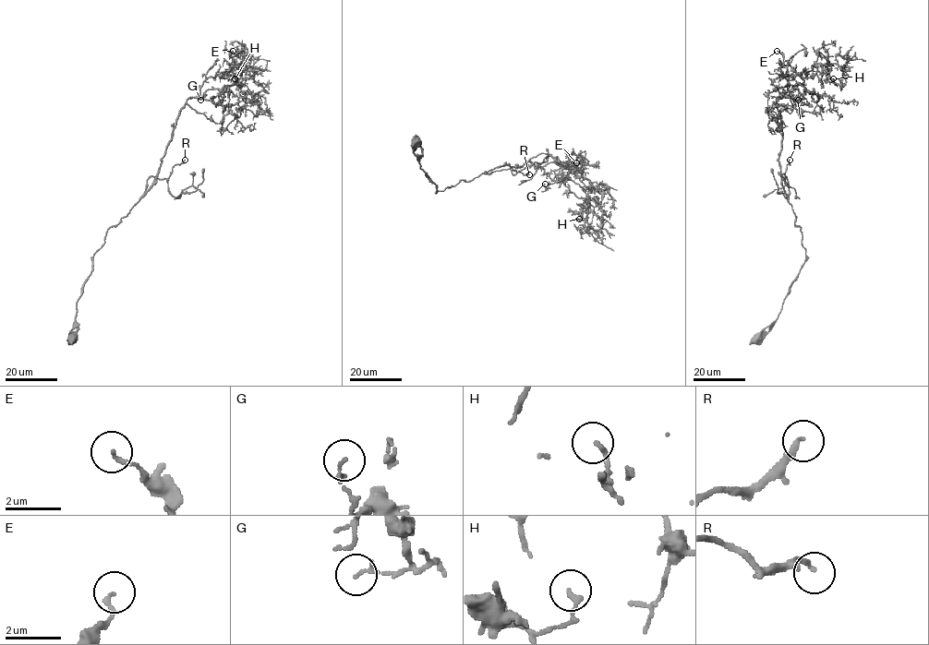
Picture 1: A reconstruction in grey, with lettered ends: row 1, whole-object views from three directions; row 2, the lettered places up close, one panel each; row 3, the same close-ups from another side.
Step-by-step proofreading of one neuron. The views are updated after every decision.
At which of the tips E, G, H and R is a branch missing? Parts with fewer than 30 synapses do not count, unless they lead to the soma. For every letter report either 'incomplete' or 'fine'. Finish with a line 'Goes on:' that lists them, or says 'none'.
E: fine
G: fine
H: fine
R: incomplete
Goes on: R

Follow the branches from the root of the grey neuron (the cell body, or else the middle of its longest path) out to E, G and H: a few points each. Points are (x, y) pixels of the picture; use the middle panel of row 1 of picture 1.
E: (416, 144), (420, 168), (437, 190), (505, 163), (529, 161), (547, 173), (577, 168), (576, 162)
G: (416, 144), (420, 168), (437, 190), (528, 161), (560, 167), (564, 175), (545, 184)
H: (416, 144), (420, 168), (437, 190), (529, 161), (545, 173), (553, 171), (586, 201), (579, 219)

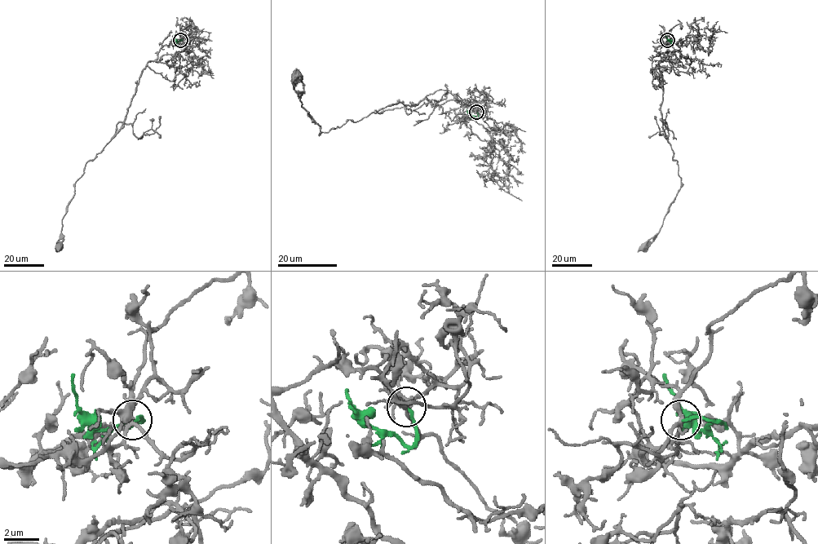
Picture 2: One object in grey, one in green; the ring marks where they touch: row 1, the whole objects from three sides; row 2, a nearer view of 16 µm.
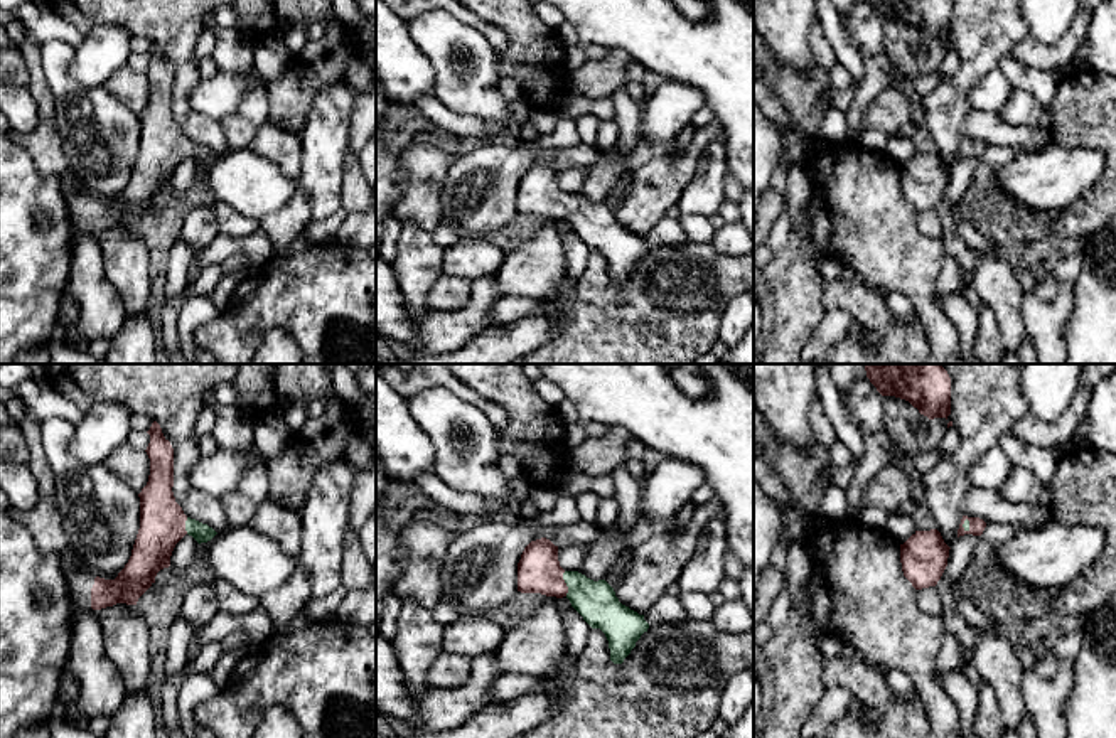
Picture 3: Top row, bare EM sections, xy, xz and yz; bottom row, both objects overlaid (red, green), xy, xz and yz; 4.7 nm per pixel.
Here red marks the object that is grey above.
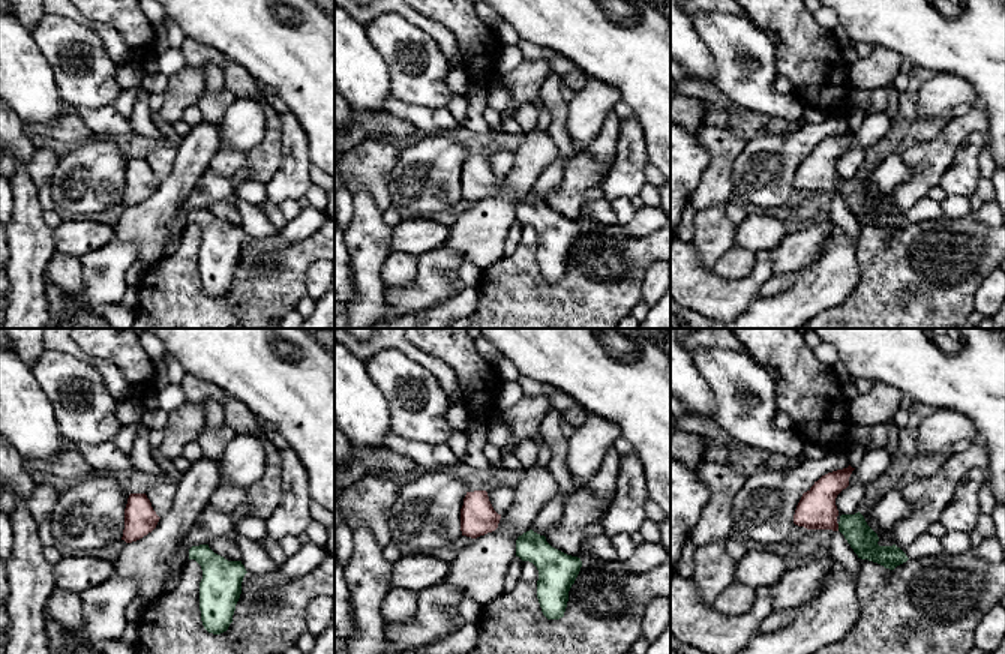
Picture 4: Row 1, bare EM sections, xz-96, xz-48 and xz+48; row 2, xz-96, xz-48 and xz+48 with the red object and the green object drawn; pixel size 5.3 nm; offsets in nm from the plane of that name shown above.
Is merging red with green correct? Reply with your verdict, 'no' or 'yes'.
yes

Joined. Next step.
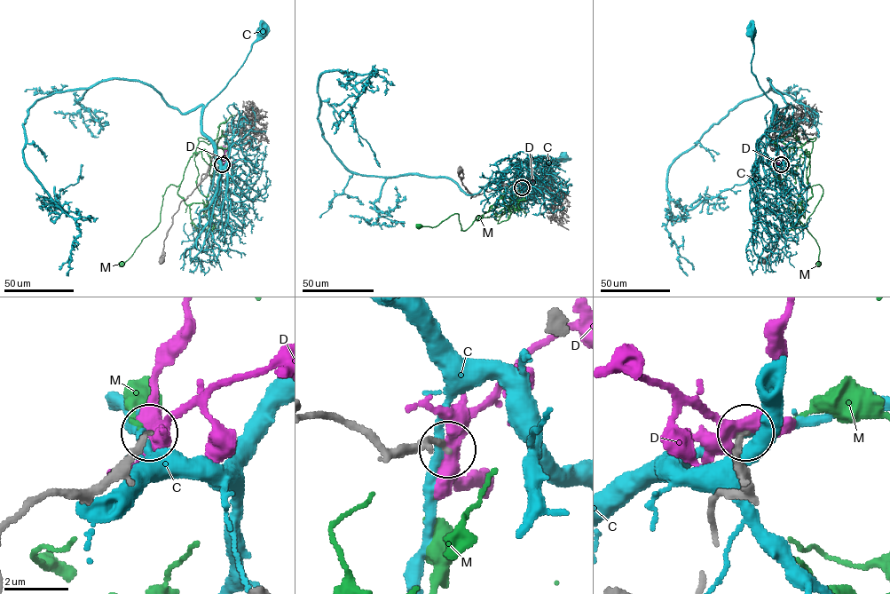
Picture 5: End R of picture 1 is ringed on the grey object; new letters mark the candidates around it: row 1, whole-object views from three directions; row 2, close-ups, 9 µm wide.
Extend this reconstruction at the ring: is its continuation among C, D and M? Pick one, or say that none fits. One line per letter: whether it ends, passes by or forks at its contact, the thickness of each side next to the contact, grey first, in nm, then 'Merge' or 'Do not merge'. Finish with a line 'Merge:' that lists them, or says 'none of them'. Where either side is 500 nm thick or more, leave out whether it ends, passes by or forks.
C: It passes by. Thickness 240 nm (grey) against 260 nm. Do not merge
D: It forks there. Thickness 240 nm (grey) against 360 nm. Merge
M: It ends there. Thickness 220 nm (grey) against 120 nm. Do not merge
Merge: D

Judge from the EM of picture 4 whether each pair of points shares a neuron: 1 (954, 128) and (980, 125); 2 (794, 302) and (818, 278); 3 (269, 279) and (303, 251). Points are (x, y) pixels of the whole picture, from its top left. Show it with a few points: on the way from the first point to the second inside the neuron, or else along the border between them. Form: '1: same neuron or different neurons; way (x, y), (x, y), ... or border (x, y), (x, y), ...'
1: same neuron; way (960, 128), (974, 125)
2: same neuron; way (800, 296), (812, 284)
3: same neuron; way (278, 270), (294, 260)

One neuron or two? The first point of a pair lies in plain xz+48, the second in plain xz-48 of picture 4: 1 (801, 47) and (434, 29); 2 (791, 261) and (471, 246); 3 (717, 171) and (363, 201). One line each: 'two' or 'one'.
1: two
2: one
3: two

